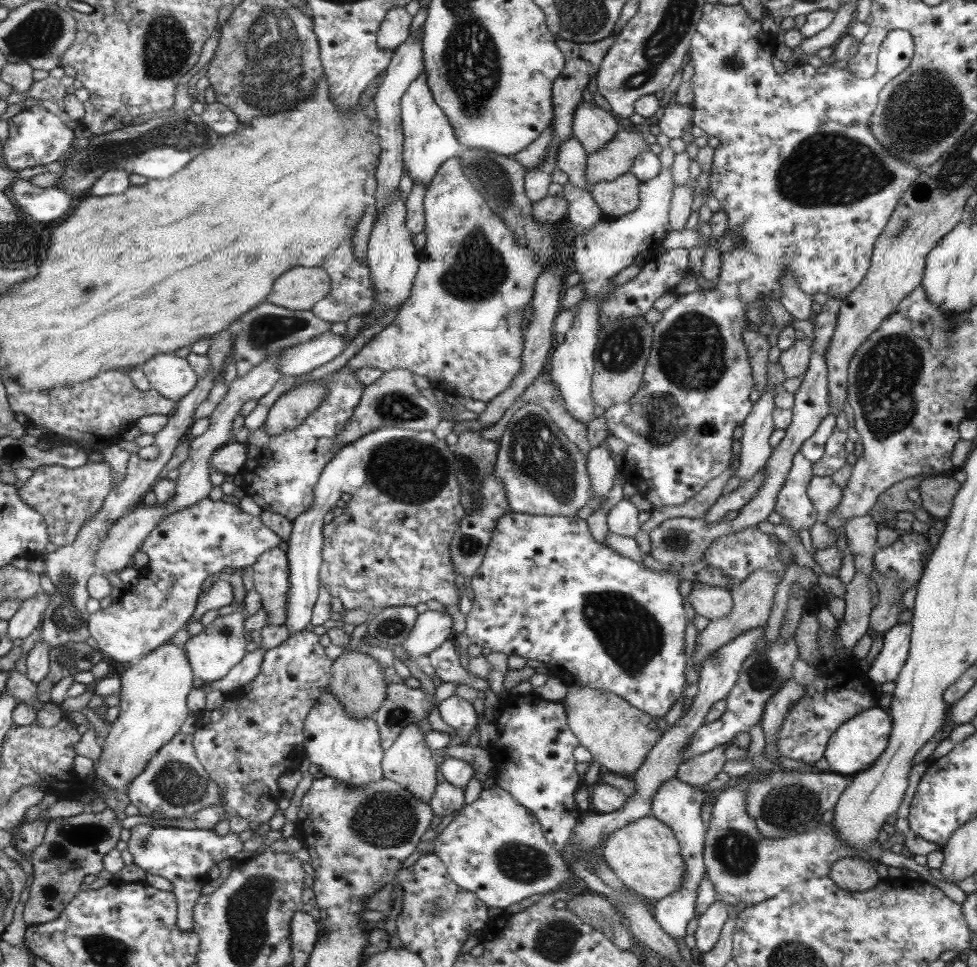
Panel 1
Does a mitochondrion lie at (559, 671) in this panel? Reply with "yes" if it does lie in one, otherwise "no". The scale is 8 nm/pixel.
no

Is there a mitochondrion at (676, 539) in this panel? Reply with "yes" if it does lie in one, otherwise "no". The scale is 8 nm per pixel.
yes

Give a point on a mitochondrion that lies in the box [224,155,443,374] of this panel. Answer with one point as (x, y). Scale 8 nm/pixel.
(266, 328)

